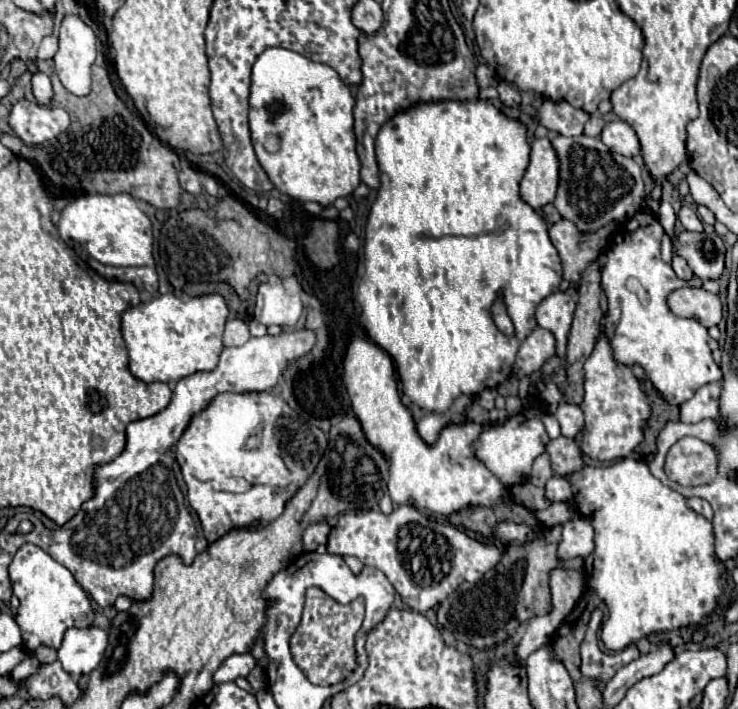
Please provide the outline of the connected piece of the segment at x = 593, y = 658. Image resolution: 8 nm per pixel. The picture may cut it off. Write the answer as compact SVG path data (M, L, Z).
M595 609L591 613L587 633L581 643L581 673L585 677L595 677L607 683L623 665L639 657L639 649L635 645L629 645L619 653L603 653L597 643L597 631L601 627L601 619L603 619L601 609Z

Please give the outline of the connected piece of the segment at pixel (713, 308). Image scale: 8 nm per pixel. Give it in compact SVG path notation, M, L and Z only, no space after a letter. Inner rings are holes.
M685 287L675 289L669 295L669 309L673 309L679 317L689 317L699 321L703 327L719 325L721 321L721 299L715 293L709 293L705 289Z

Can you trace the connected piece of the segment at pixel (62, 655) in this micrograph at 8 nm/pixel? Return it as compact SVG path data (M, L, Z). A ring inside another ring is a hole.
M85 627L85 629L69 629L65 639L57 651L57 657L63 669L71 675L91 673L105 655L109 643L109 635L101 627Z

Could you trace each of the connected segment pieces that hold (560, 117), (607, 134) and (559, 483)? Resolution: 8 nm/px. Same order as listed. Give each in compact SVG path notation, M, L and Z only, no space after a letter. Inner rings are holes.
M545 101L539 111L539 121L549 131L565 137L577 137L583 135L589 113L585 113L583 109L573 109L567 101Z
M611 121L605 125L601 133L601 141L613 149L613 153L621 153L623 157L637 157L641 153L641 143L633 127L625 121Z
M553 475L547 485L545 485L545 495L549 501L571 501L573 499L573 491L571 491L571 483L561 477L561 475Z

